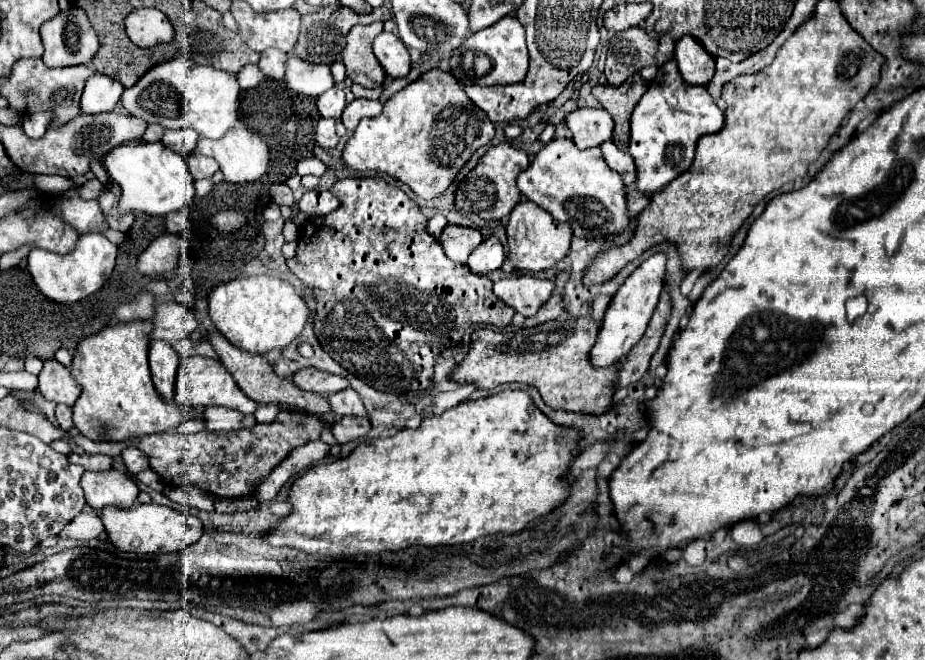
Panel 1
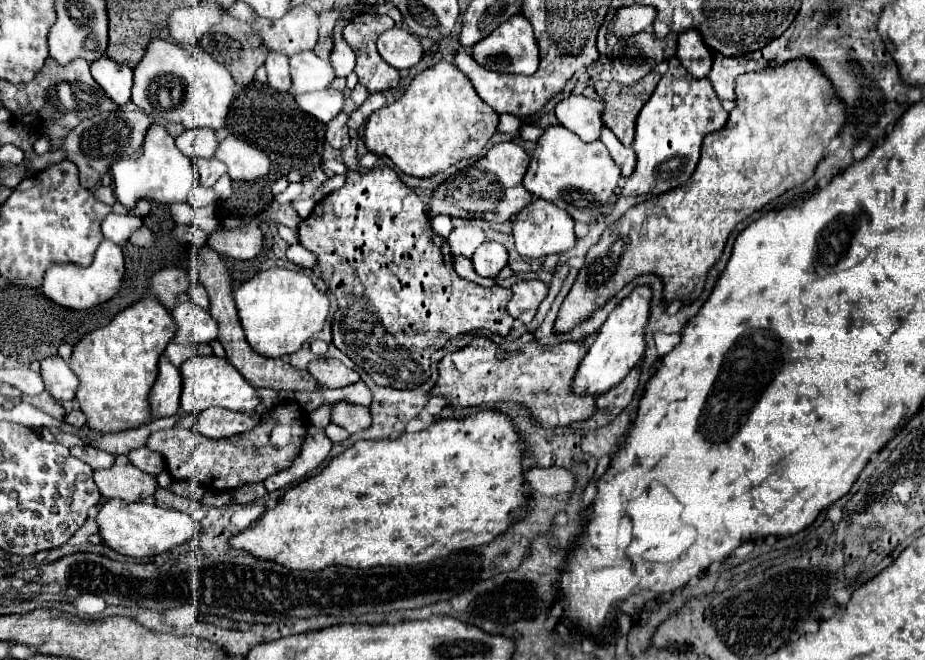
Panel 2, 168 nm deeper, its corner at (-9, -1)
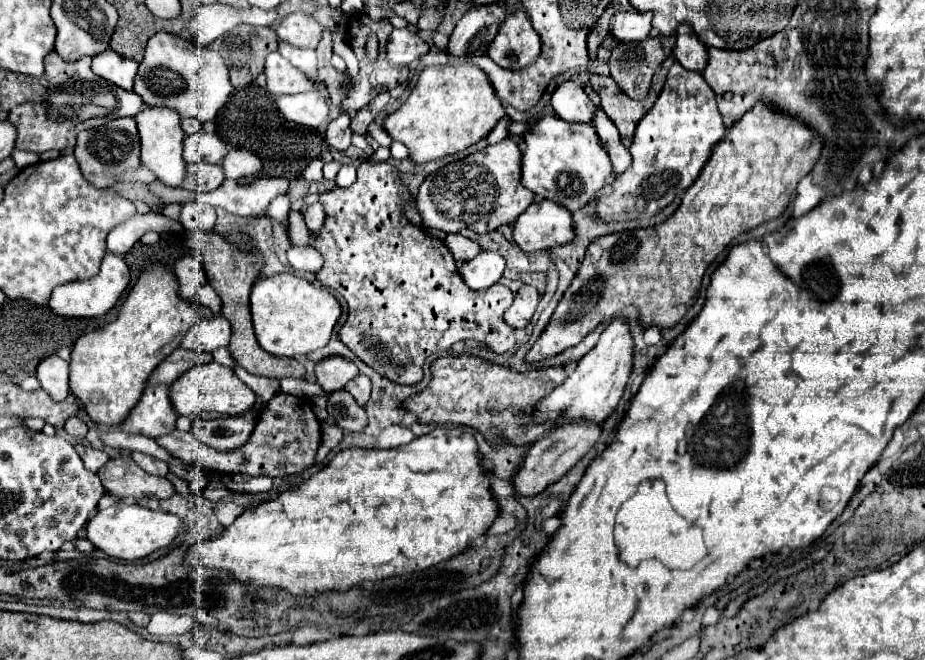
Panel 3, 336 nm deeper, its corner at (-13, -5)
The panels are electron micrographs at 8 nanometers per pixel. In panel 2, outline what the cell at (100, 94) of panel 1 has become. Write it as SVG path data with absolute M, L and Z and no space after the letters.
M103 56L91 64L91 74L113 102L119 106L129 102L133 86L133 70L129 66L117 64L111 58Z

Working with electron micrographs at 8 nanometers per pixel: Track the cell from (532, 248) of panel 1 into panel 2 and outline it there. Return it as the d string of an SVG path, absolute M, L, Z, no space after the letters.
M537 198L535 202L531 202L531 206L525 206L517 214L517 218L513 222L513 238L515 238L517 252L525 258L541 258L547 254L563 254L575 246L573 218L565 210L557 208L555 204Z

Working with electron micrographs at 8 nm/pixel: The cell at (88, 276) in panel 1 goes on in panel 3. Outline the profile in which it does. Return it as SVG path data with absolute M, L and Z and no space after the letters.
M107 252L103 262L101 262L101 270L97 276L93 276L91 280L75 280L69 284L61 284L51 292L51 300L49 306L53 312L63 314L63 316L73 316L73 318L95 318L95 316L103 316L107 314L115 302L119 300L119 296L123 294L123 290L129 286L129 268L125 264L125 260L117 254Z

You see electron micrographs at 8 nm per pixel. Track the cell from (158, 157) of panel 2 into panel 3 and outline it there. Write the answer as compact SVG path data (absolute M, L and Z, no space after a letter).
M145 108L137 116L139 136L141 136L141 164L147 166L159 182L171 188L183 188L187 162L183 160L183 130L179 124L179 114L175 110L165 108Z

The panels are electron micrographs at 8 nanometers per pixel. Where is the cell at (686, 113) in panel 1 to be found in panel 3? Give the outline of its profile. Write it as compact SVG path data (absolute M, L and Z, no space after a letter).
M677 60L669 68L667 82L653 104L653 108L639 120L633 144L629 148L633 162L627 172L619 174L613 180L613 190L611 194L601 194L599 196L599 206L597 206L597 216L605 222L615 222L615 220L633 220L633 218L651 218L657 210L665 208L669 202L673 202L677 196L681 196L699 176L701 168L705 166L711 148L725 136L725 124L723 116L719 114L715 94L703 82L703 76L699 72L687 72Z

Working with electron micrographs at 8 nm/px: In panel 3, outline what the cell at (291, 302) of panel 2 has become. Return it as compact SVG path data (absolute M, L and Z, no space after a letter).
M281 272L261 278L253 284L251 316L259 346L273 356L291 358L327 346L333 326L341 316L341 304L333 294L315 288L305 278L291 272Z

